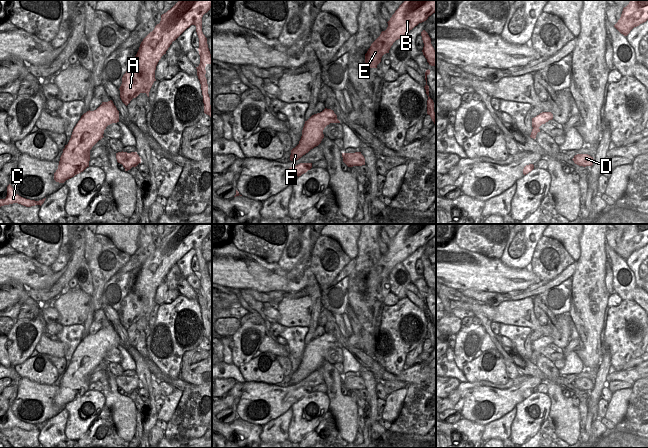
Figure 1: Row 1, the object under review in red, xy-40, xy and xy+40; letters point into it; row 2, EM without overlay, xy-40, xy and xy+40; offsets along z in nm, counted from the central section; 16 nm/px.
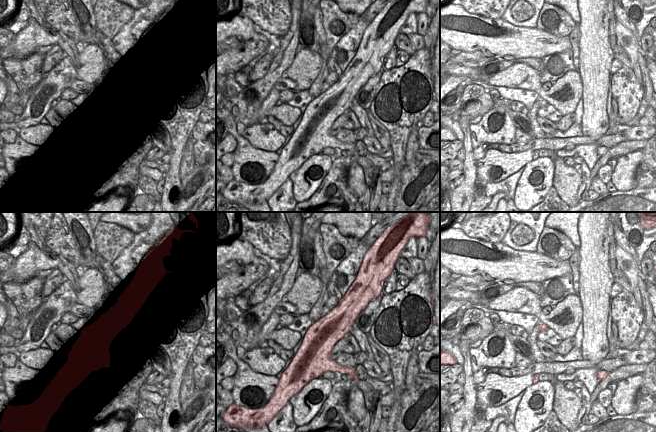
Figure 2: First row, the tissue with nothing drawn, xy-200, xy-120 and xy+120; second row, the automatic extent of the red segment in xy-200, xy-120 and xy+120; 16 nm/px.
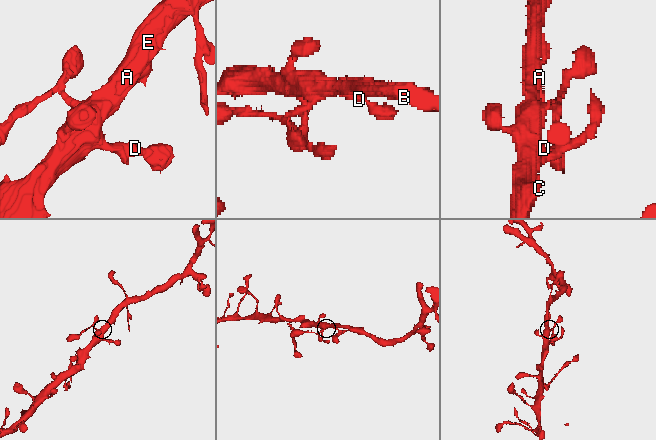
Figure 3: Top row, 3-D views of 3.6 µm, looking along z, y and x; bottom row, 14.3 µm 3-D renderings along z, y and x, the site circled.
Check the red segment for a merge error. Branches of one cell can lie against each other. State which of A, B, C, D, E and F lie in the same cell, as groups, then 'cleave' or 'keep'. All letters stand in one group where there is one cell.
A B C D E F; keep

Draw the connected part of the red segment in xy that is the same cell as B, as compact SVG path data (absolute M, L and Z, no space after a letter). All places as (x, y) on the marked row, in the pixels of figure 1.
M405 0L387 22L387 29L381 32L365 54L365 67L377 68L382 56L389 53L396 40L402 39L435 12L436 0Z

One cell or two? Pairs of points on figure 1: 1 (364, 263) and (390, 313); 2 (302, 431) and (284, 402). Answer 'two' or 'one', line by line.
1: two
2: two

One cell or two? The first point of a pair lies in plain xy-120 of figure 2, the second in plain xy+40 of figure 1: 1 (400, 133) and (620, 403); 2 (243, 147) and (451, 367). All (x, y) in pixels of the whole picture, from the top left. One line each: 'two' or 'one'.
1: two
2: two

